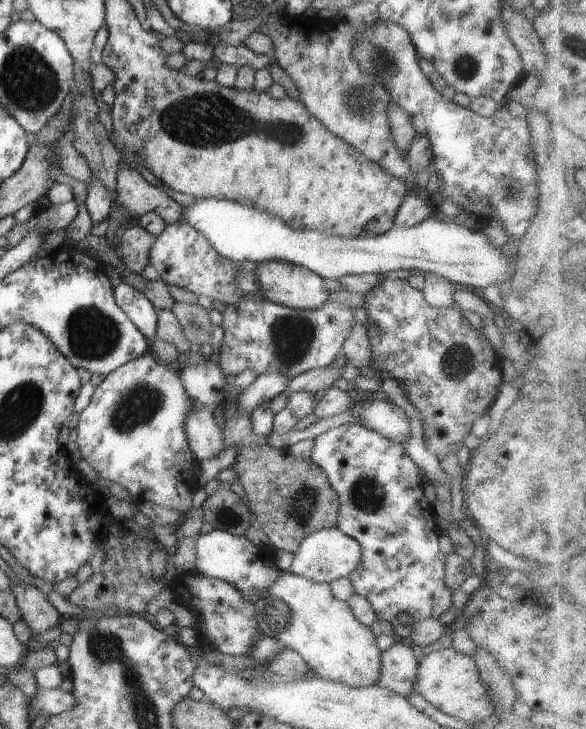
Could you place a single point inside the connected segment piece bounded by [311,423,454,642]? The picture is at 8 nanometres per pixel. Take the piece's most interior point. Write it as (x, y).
(401, 573)

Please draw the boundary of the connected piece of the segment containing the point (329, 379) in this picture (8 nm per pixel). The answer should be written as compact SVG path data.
M314 368L314 370L308 370L296 378L288 380L288 386L280 392L279 395L294 396L294 392L310 392L315 394L318 390L326 390L332 387L332 384L342 378L343 368Z

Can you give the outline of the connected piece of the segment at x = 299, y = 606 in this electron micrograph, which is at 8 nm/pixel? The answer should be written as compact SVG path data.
M281 570L272 586L268 586L262 592L255 609L261 632L276 638L285 647L300 654L306 666L318 677L351 687L369 687L378 684L382 651L376 646L377 636L372 633L370 626L356 619L347 602L334 598L329 584L312 582L297 574Z

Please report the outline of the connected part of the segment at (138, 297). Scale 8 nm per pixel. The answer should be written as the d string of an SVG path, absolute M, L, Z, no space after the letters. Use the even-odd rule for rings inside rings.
M124 281L113 288L113 295L118 306L130 318L132 324L146 335L150 342L155 339L157 331L157 315L154 305L140 289Z

